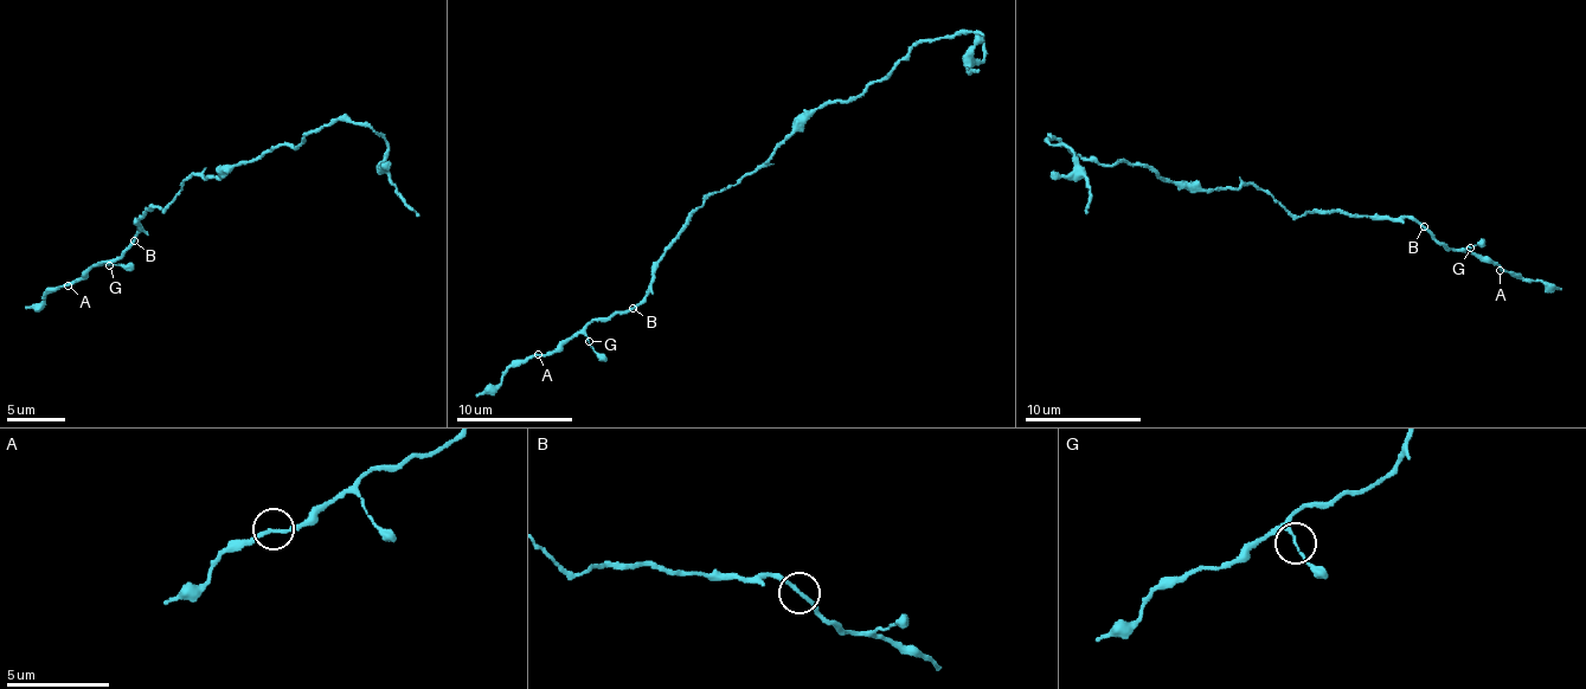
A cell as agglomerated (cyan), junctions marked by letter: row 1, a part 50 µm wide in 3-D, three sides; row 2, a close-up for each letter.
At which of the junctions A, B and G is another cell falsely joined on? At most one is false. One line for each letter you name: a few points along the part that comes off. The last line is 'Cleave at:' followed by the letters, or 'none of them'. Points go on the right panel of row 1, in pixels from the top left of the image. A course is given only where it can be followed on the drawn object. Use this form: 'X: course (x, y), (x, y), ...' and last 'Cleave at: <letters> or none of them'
B: course (1423, 226), (1292, 214), (1254, 184), (1185, 187), (1045, 139), (1067, 147), (1087, 212)
Cleave at: B

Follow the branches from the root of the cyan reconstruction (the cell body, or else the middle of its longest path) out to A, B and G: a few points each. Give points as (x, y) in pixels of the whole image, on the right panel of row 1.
A: (1244, 185), (1256, 184), (1292, 214), (1323, 211), (1380, 219), (1411, 219), (1449, 248), (1484, 256), (1500, 270)
B: (1244, 185), (1256, 184), (1292, 214), (1305, 216), (1312, 211), (1352, 212), (1380, 219), (1414, 219), (1423, 226)
G: (1244, 185), (1256, 184), (1292, 214), (1323, 211), (1380, 219), (1411, 219), (1449, 248), (1470, 248)

